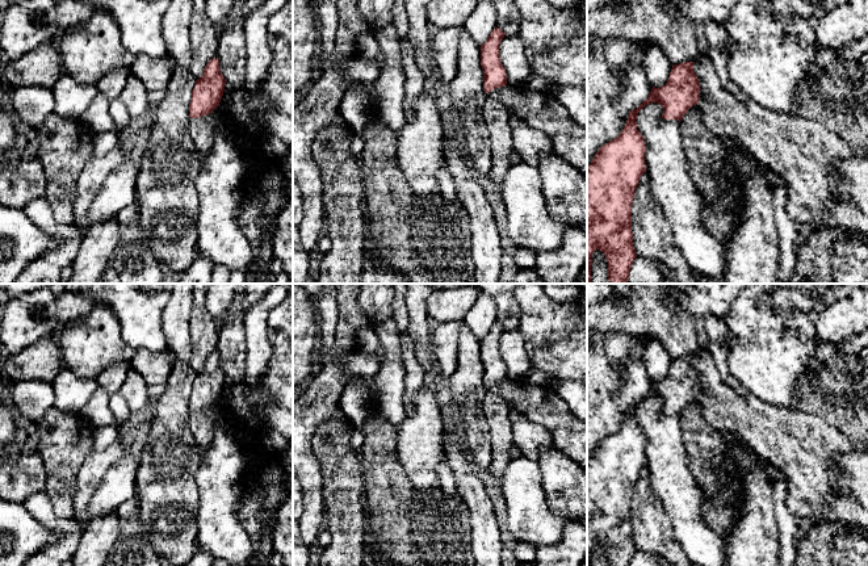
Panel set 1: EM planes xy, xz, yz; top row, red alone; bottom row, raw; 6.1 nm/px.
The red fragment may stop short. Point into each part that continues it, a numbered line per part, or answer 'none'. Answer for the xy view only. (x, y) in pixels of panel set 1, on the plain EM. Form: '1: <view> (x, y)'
none

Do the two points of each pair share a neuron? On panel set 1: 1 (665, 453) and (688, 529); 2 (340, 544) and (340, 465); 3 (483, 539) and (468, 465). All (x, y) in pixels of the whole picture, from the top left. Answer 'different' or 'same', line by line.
1: same
2: same
3: same

